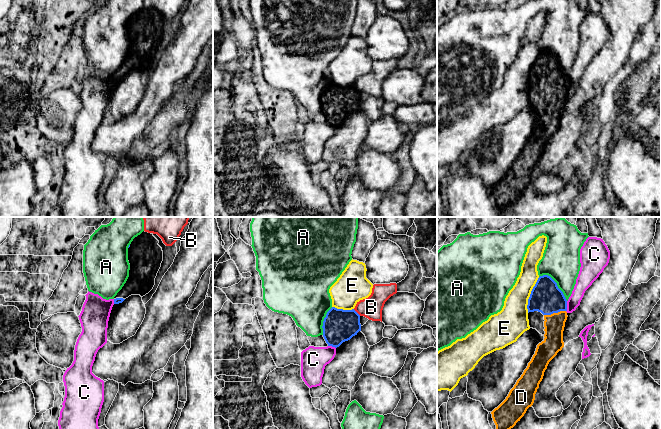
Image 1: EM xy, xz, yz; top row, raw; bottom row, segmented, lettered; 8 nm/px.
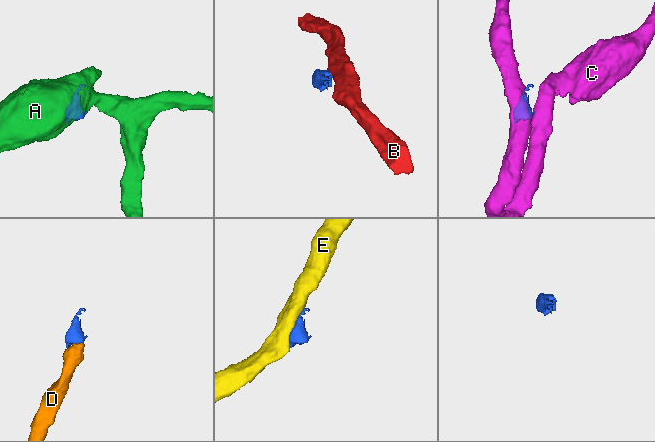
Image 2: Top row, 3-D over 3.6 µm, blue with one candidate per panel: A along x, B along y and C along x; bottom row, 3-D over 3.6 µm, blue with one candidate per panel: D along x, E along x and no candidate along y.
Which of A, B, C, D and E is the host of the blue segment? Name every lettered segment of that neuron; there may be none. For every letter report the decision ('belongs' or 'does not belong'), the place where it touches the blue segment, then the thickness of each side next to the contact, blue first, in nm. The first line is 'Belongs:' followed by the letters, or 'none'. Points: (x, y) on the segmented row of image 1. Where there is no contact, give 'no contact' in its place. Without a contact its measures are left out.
Belongs: D
A: does not belong; meets blue in yz at (556, 283); 240 nm thick on the blue side, 300 nm on the other
B: does not belong; meets blue in xz at (356, 312); 260 nm thick on the blue side, 170 nm on the other
C: does not belong; meets blue in yz at (566, 306); 240 nm thick on the blue side, 120 nm on the other
D: belongs; meets blue in yz at (554, 312); 240 nm thick on the blue side, 170 nm on the other
E: does not belong; meets blue in yz at (530, 295); 240 nm thick on the blue side, 240 nm on the other

